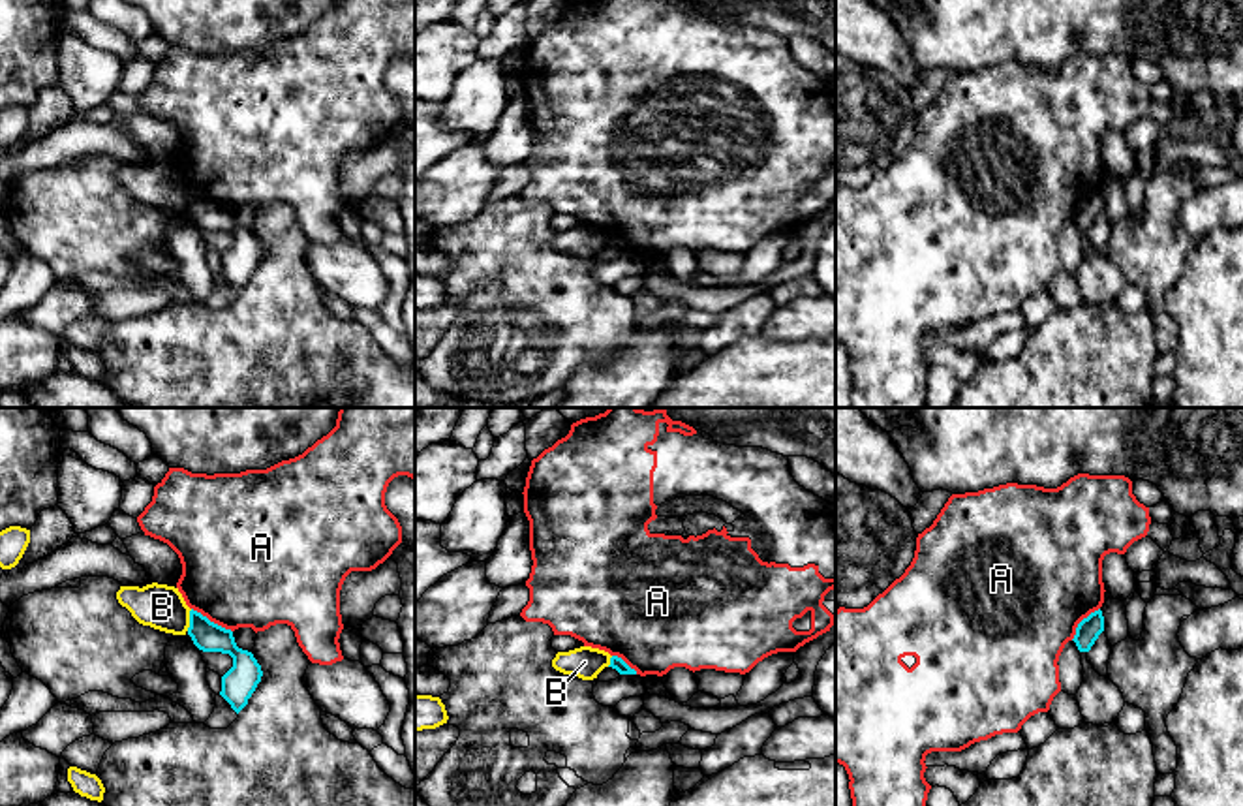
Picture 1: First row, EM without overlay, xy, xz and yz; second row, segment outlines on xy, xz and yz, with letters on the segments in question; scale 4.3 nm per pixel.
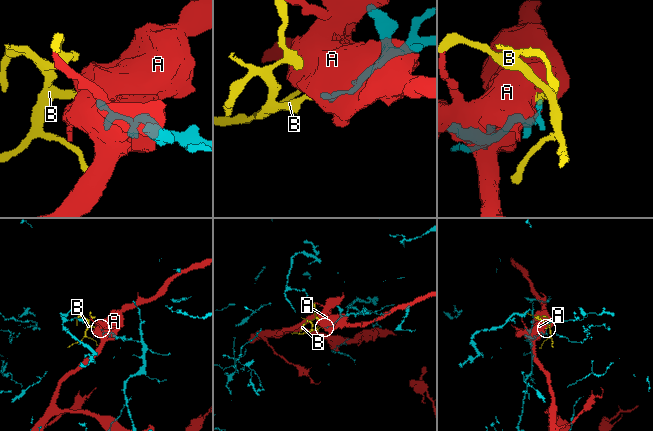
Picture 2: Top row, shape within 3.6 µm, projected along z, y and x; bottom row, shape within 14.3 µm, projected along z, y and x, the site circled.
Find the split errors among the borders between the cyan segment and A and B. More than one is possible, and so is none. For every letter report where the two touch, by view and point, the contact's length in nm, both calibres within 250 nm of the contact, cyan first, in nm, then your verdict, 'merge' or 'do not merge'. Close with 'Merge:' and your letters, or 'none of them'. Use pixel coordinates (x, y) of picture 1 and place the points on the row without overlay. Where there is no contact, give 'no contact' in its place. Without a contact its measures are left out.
A: xy (213, 201) | 200 nm | 130/480 nm | do not merge
B: xy (190, 200) | 100 nm | 130/190 nm | do not merge
Merge: none of them

